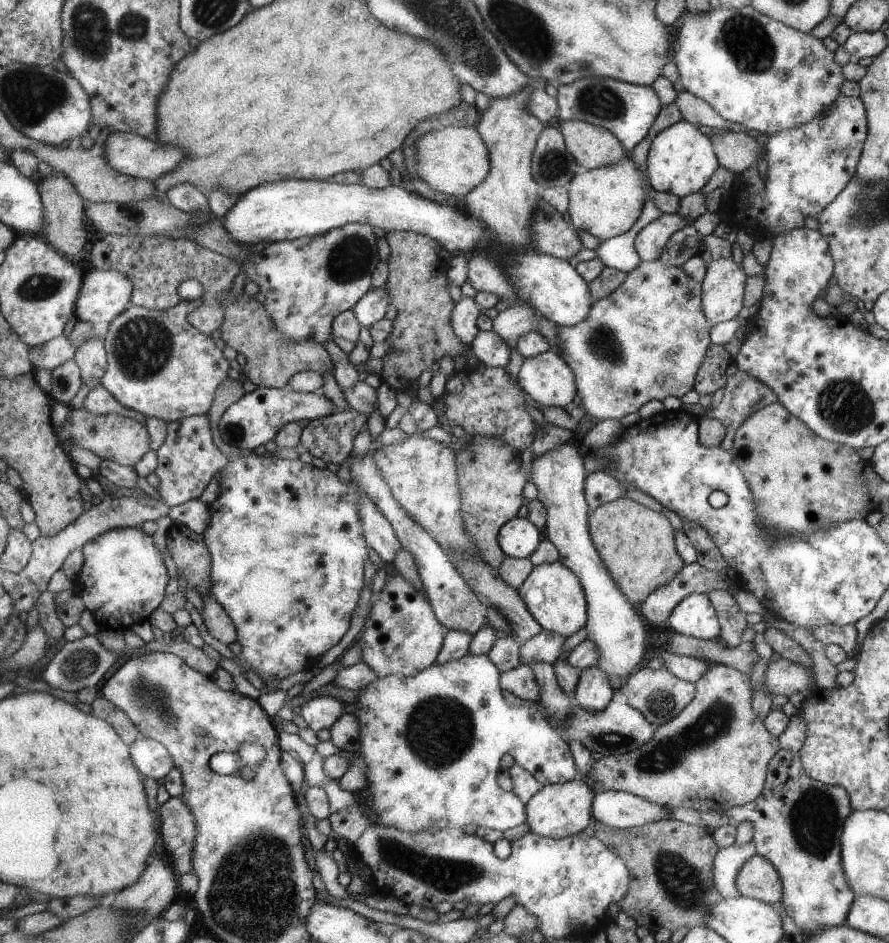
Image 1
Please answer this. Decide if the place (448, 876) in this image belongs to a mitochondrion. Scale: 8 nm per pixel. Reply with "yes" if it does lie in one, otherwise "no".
yes

